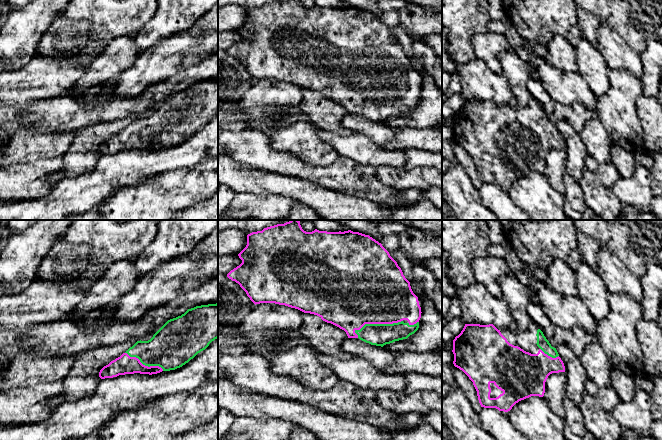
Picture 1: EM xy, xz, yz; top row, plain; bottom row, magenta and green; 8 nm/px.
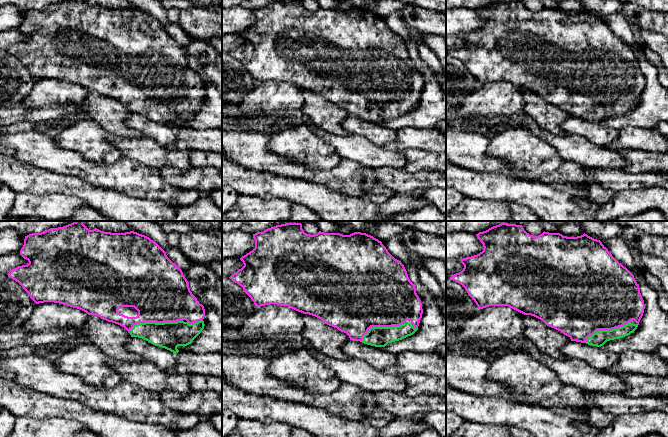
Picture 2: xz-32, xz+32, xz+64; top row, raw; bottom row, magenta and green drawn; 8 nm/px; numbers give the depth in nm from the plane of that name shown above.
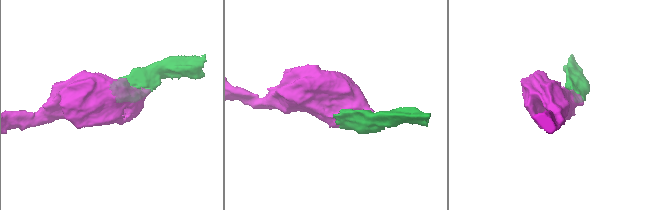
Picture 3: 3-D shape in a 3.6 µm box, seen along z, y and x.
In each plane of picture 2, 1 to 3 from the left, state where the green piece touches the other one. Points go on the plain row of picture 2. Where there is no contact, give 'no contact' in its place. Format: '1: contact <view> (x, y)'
1: contact xz-32 (154, 97)
2: contact xz+32 (380, 102)
3: contact xz+64 (605, 105)

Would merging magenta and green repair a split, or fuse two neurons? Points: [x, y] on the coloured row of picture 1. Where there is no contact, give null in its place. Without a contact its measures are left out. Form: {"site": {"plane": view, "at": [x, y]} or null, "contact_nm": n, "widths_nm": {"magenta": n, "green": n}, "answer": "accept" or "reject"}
{"site": {"plane": "xz", "at": [378, 323]}, "contact_nm": 400, "widths_nm": {"magenta": 500, "green": 180}, "answer": "accept"}

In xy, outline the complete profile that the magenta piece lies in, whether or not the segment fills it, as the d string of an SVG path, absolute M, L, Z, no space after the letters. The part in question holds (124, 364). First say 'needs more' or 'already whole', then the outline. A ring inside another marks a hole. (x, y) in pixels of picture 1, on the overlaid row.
needs more; M218 303L196 306L181 316L168 320L150 340L137 341L120 357L104 366L99 372L99 377L105 379L134 373L152 375L175 370L188 363L217 338Z

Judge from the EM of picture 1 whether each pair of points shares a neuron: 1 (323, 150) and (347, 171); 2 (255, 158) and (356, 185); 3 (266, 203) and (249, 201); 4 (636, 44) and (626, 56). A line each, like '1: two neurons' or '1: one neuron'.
1: two neurons
2: one neuron
3: one neuron
4: two neurons

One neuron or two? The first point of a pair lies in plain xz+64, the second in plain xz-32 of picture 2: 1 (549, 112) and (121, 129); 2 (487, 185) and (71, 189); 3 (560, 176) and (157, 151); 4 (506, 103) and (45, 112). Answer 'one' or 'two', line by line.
1: one
2: one
3: two
4: two

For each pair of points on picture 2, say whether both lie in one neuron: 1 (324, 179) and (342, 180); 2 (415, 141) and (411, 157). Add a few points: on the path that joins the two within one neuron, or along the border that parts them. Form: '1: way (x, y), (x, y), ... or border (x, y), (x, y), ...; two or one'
1: way (328, 179), (338, 179); one
2: border (403, 148), (422, 149), (435, 153); two

